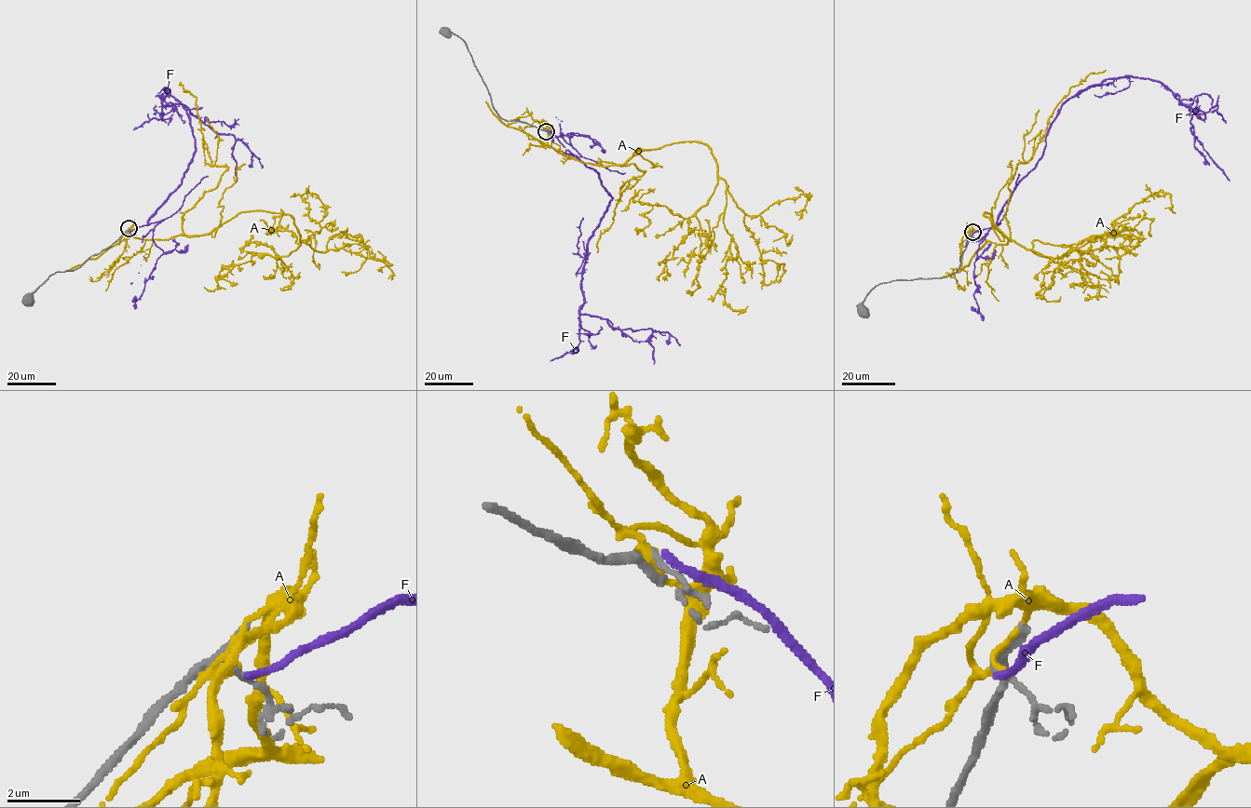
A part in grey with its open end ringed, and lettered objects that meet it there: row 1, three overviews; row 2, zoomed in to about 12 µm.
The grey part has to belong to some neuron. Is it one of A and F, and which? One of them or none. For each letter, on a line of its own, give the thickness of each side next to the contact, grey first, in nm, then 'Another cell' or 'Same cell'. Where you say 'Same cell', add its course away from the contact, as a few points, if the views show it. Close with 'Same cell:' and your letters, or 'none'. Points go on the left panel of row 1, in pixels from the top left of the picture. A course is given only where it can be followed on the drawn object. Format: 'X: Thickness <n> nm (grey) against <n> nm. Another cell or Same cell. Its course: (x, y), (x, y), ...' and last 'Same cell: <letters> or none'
A: Thickness 240 nm (grey) against 170 nm. Another cell
F: Thickness 120 nm (grey) against 200 nm. Another cell
Same cell: none

